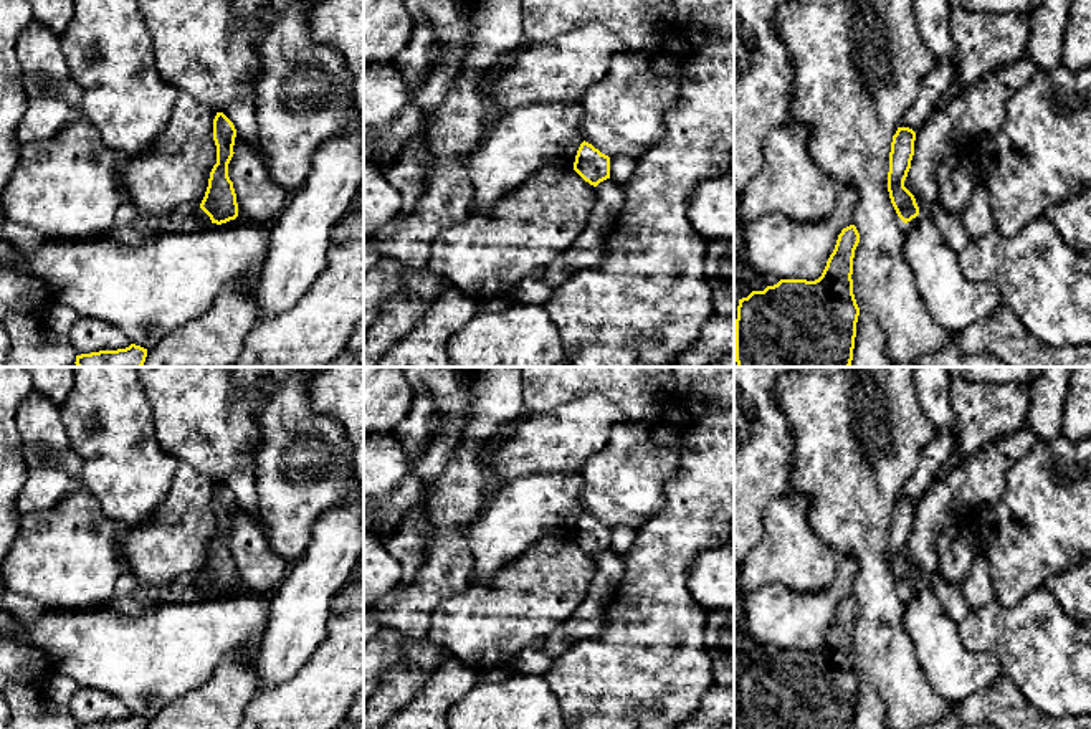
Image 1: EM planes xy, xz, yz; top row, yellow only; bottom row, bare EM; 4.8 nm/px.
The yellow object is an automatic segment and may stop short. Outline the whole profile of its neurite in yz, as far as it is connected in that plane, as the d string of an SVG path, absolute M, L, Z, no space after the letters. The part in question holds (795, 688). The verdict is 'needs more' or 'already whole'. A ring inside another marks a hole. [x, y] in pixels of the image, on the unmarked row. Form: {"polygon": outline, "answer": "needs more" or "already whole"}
{"polygon": "M850 595L838 605L818 650L780 650L739 669L736 729L853 729L860 678L851 645L858 613L860 603Z", "answer": "already whole"}

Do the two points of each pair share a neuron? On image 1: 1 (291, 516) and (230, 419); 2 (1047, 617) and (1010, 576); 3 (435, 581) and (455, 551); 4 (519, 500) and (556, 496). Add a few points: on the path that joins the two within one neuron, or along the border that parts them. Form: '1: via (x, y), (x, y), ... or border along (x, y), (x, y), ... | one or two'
1: border along (253, 417), (260, 433), (260, 450), (255, 458) | two
2: border along (1042, 584), (1012, 605), (1002, 605), (995, 600) | two
3: via (442, 574), (447, 569), (448, 557) | one
4: via (528, 500), (547, 496) | one

